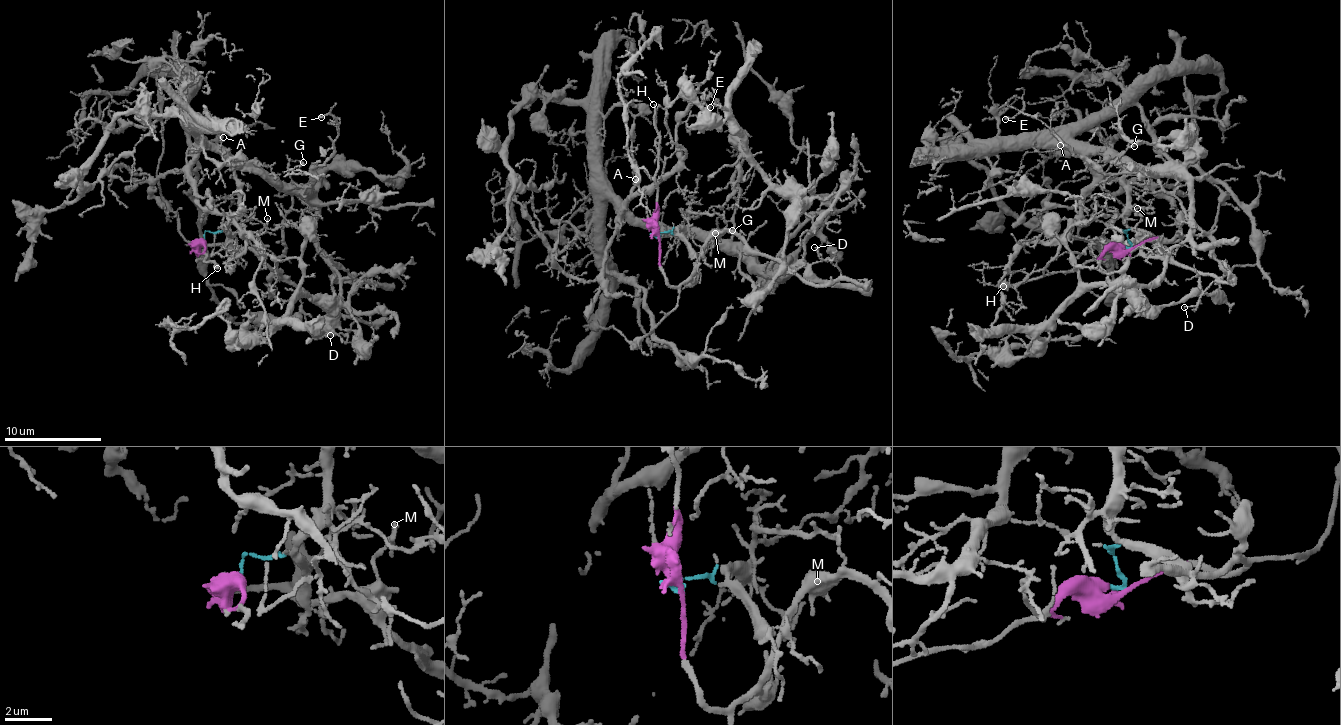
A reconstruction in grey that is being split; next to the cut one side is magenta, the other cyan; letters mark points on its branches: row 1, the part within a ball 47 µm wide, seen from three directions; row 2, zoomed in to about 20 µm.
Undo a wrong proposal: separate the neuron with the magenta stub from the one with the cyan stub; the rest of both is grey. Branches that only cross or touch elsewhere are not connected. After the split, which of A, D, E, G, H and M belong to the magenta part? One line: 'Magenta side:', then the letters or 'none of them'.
Magenta side: D, H, M

